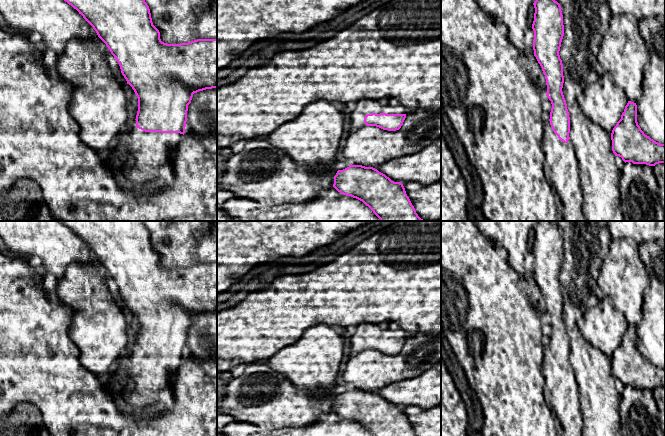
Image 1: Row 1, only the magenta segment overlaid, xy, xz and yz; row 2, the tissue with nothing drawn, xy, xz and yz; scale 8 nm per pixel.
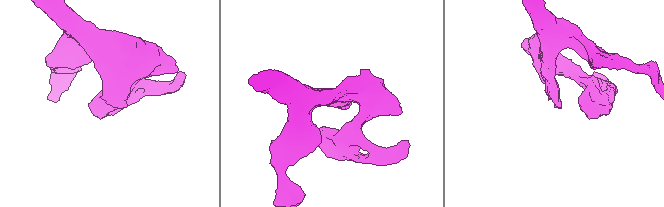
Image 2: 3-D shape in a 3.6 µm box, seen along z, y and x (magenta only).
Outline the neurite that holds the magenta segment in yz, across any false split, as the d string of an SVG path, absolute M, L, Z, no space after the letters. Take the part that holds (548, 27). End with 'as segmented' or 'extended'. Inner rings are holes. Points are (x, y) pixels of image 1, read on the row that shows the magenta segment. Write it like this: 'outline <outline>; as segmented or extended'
outline M536 0L532 29L534 31L534 56L545 75L547 94L552 104L550 119L544 123L543 150L545 163L551 168L551 180L563 204L563 221L588 221L583 213L583 191L580 183L580 166L572 146L570 117L562 88L564 83L563 64L559 51L564 36L563 15L560 4L555 0Z; extended

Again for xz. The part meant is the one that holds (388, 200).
outline M351 164L343 170L338 170L334 176L333 187L343 195L362 201L380 221L424 221L416 213L403 184L392 181L373 167Z; as segmented

